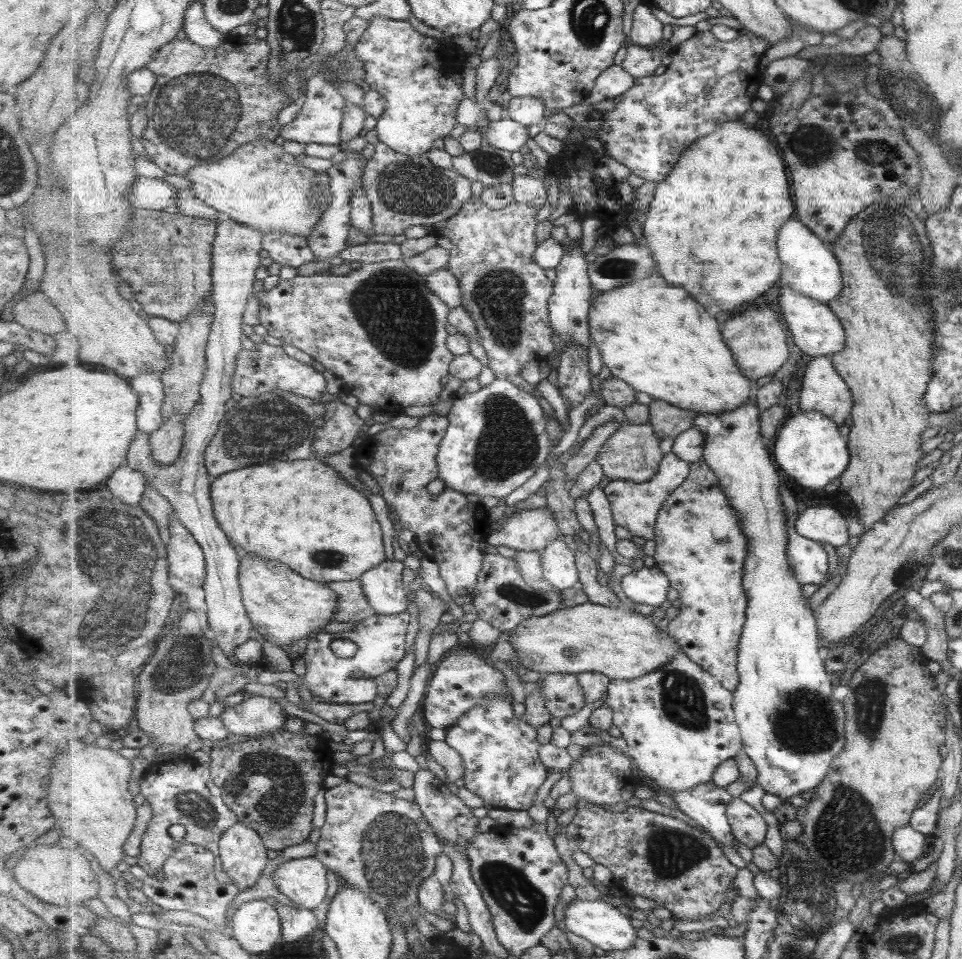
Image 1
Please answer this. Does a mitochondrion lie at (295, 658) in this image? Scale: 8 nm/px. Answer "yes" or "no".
no

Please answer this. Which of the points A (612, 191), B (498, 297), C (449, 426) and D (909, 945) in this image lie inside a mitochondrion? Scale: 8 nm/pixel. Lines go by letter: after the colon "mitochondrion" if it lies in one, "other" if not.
A: other
B: mitochondrion
C: other
D: mitochondrion

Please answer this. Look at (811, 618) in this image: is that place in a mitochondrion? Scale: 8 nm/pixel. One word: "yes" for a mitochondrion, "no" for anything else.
no

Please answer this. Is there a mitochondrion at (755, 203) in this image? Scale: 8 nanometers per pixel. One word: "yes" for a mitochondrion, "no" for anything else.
no

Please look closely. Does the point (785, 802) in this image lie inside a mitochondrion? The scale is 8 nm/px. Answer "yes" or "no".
no

